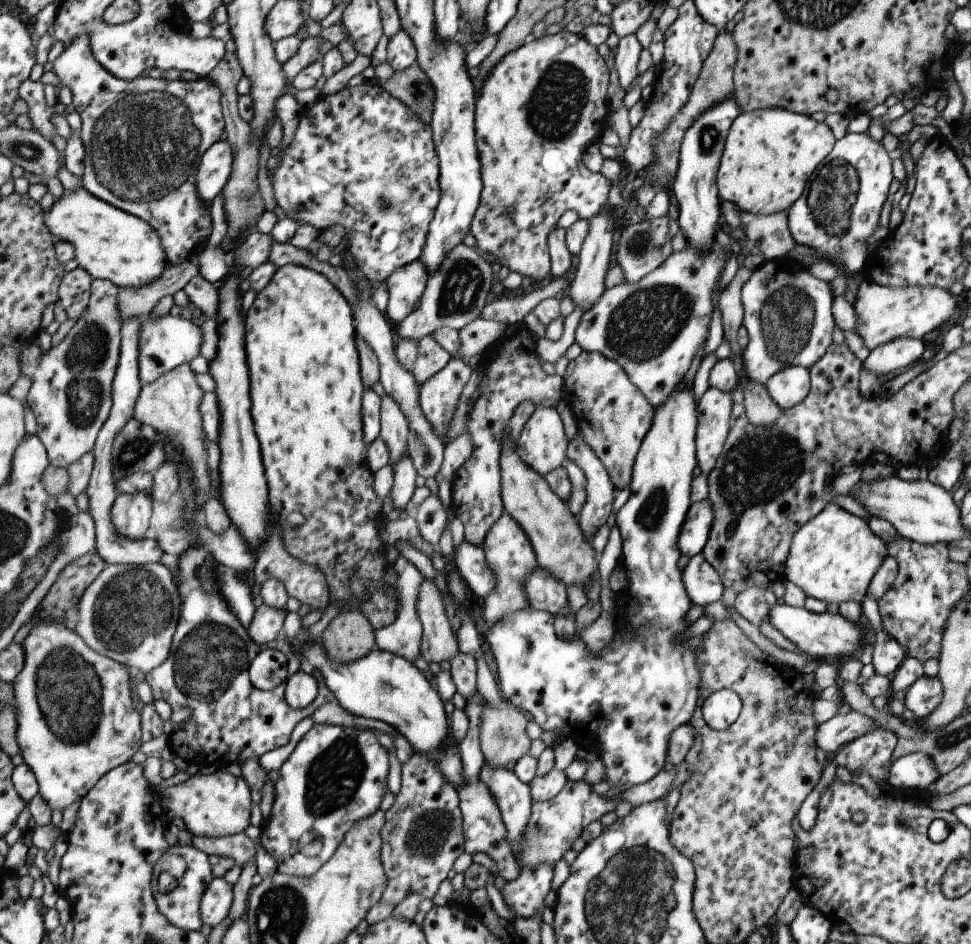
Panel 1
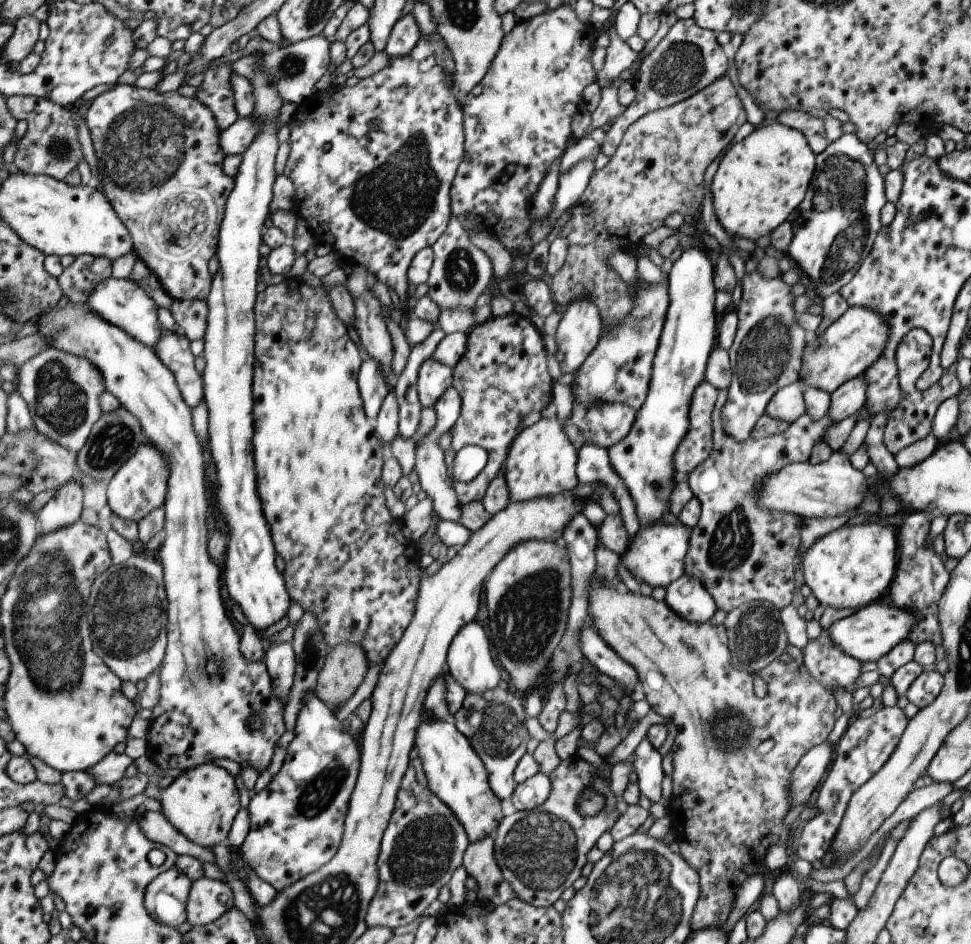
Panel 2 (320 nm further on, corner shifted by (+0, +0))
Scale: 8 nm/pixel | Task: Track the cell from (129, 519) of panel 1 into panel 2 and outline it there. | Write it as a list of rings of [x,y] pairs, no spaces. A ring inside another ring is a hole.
[[[149,442],[143,443],[109,482],[107,504],[112,513],[124,519],[135,522],[143,521],[148,514],[164,506],[171,477],[170,464],[166,459],[166,454]]]

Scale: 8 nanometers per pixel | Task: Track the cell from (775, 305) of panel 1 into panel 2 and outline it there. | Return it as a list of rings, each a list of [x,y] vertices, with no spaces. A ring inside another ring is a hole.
[[[754,270],[742,276],[741,286],[740,301],[734,309],[736,331],[731,346],[726,350],[731,380],[719,412],[725,434],[740,443],[751,438],[753,427],[773,393],[796,382],[800,356],[809,338],[795,322],[790,286],[783,283],[779,276],[766,279]]]

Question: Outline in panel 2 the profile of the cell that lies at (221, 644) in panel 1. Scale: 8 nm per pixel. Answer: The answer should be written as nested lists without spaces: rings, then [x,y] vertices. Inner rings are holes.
[[[69,302],[63,307],[56,306],[55,308],[49,309],[47,313],[43,313],[40,316],[40,320],[37,320],[35,323],[38,325],[37,333],[50,341],[49,347],[60,348],[62,351],[68,352],[69,354],[89,359],[99,367],[99,370],[104,376],[104,381],[107,384],[107,390],[112,392],[121,401],[121,404],[125,406],[127,410],[130,410],[141,421],[143,430],[148,436],[149,443],[155,445],[159,450],[161,450],[162,453],[165,453],[166,459],[170,464],[172,477],[168,482],[168,495],[163,506],[166,512],[166,523],[164,526],[166,530],[166,537],[155,554],[155,556],[158,557],[164,566],[165,588],[170,604],[168,608],[168,648],[163,664],[160,667],[162,697],[158,702],[158,705],[151,709],[153,715],[148,720],[149,728],[147,740],[149,745],[147,748],[147,754],[145,755],[149,757],[158,768],[167,768],[167,770],[171,770],[171,768],[177,768],[177,770],[187,772],[188,770],[198,767],[199,765],[205,763],[214,763],[217,762],[217,760],[221,760],[221,758],[227,758],[227,760],[235,761],[241,769],[256,768],[259,774],[265,772],[265,770],[272,765],[272,760],[274,759],[276,753],[276,746],[279,744],[280,738],[284,736],[287,728],[284,717],[284,712],[286,709],[285,701],[281,701],[276,697],[275,690],[272,685],[272,676],[269,672],[268,666],[265,664],[265,661],[251,662],[249,659],[245,658],[242,650],[239,650],[239,640],[241,640],[241,634],[237,632],[237,628],[235,628],[235,624],[233,624],[234,620],[229,618],[230,612],[227,612],[227,608],[225,608],[225,602],[223,602],[223,596],[221,596],[221,570],[219,570],[219,566],[215,564],[215,559],[209,556],[210,552],[207,552],[207,542],[209,542],[210,534],[209,528],[207,528],[207,522],[205,522],[205,516],[209,516],[209,506],[211,506],[209,497],[211,496],[207,496],[207,476],[205,476],[205,458],[203,458],[203,448],[201,448],[201,442],[199,442],[199,435],[195,431],[196,428],[194,426],[192,408],[185,402],[184,396],[176,379],[176,374],[173,374],[173,371],[168,366],[165,366],[162,358],[150,346],[147,346],[143,341],[133,338],[133,335],[130,335],[120,326],[109,322],[108,319],[104,319],[101,315],[89,308],[88,305]]]

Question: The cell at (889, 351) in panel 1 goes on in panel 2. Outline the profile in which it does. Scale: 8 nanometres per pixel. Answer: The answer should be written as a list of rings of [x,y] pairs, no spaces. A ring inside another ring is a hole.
[[[862,374],[840,384],[830,392],[828,417],[832,423],[838,423],[856,413],[863,413],[865,402],[865,383]]]

